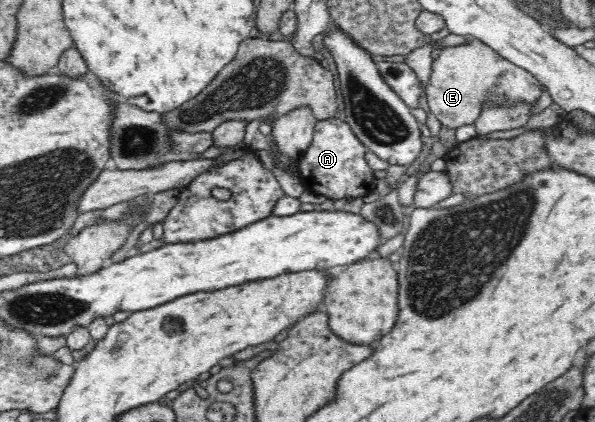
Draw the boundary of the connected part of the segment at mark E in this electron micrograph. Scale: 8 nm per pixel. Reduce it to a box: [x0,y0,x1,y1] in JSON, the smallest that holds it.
[425,36,544,128]

